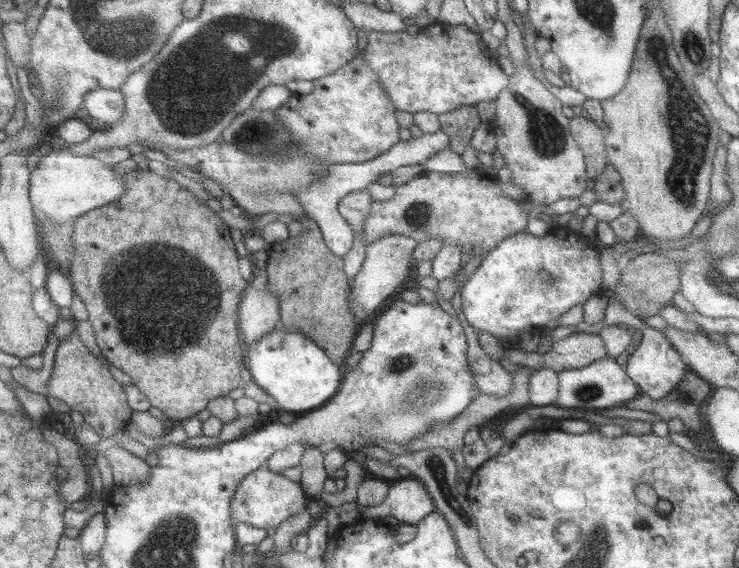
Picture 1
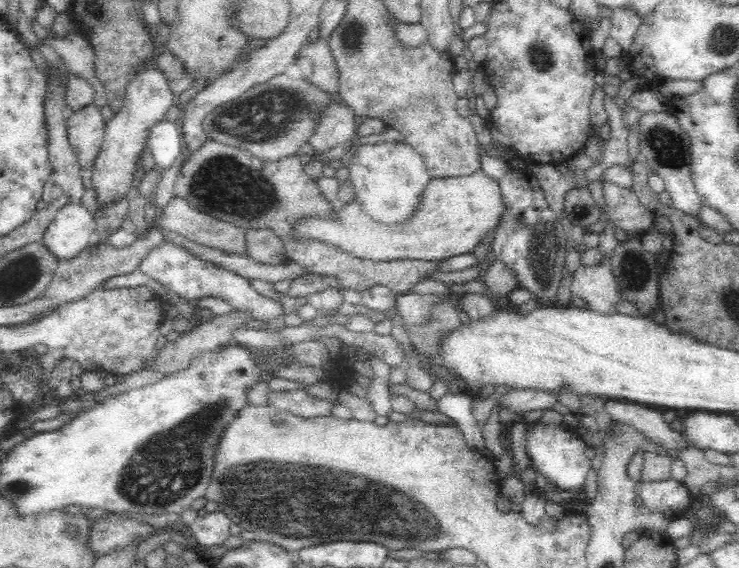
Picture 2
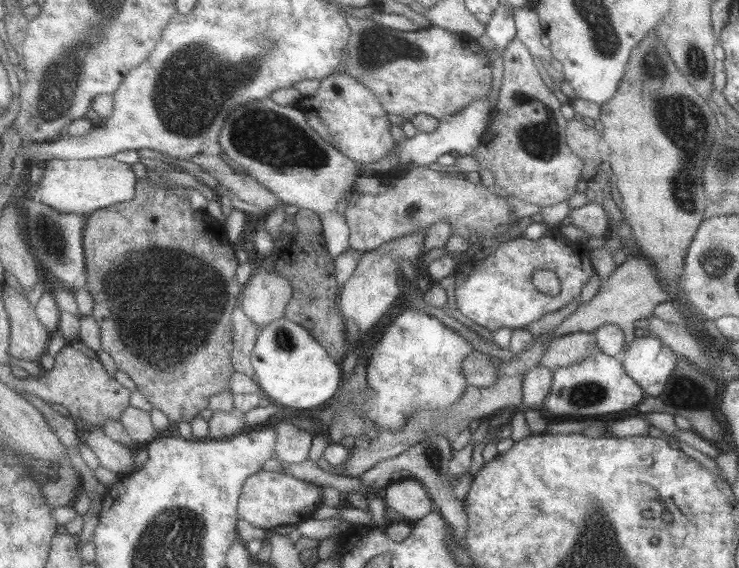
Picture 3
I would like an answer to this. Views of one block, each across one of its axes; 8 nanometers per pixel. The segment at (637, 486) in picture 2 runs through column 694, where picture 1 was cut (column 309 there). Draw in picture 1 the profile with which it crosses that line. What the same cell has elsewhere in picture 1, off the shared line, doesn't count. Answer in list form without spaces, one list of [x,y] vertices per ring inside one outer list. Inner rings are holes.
[[[268,466],[252,472],[236,491],[235,500],[232,501],[232,512],[236,523],[247,522],[258,528],[266,528],[271,531],[277,530],[284,521],[293,514],[298,514],[303,508],[309,506],[310,500],[316,497],[308,492],[302,482],[292,482],[290,478],[274,473]]]

